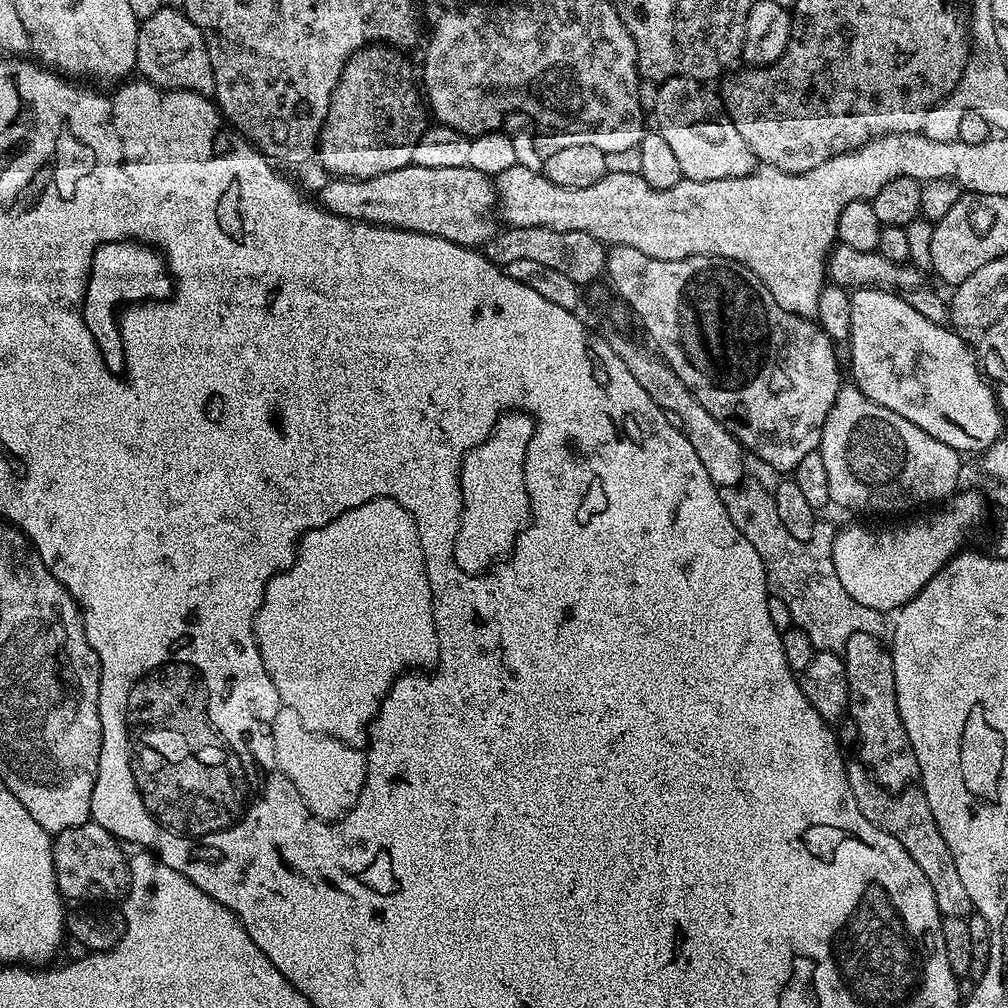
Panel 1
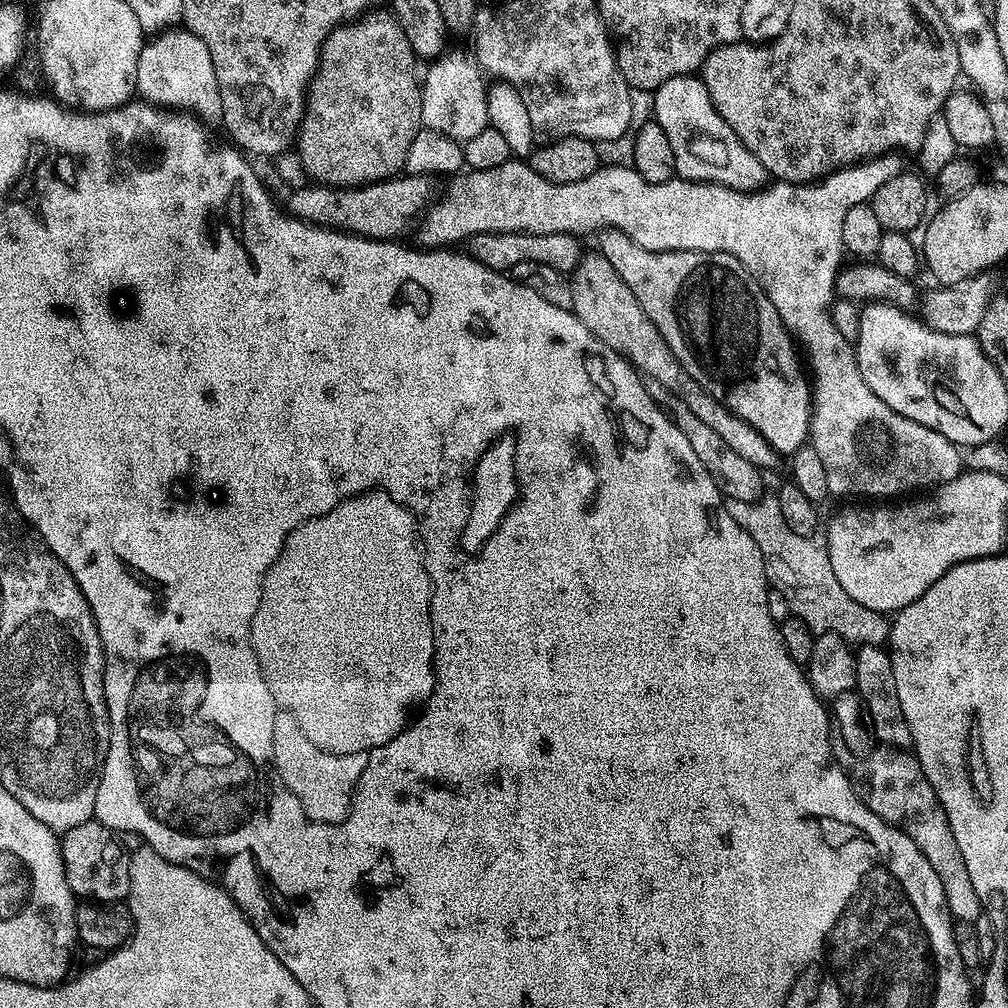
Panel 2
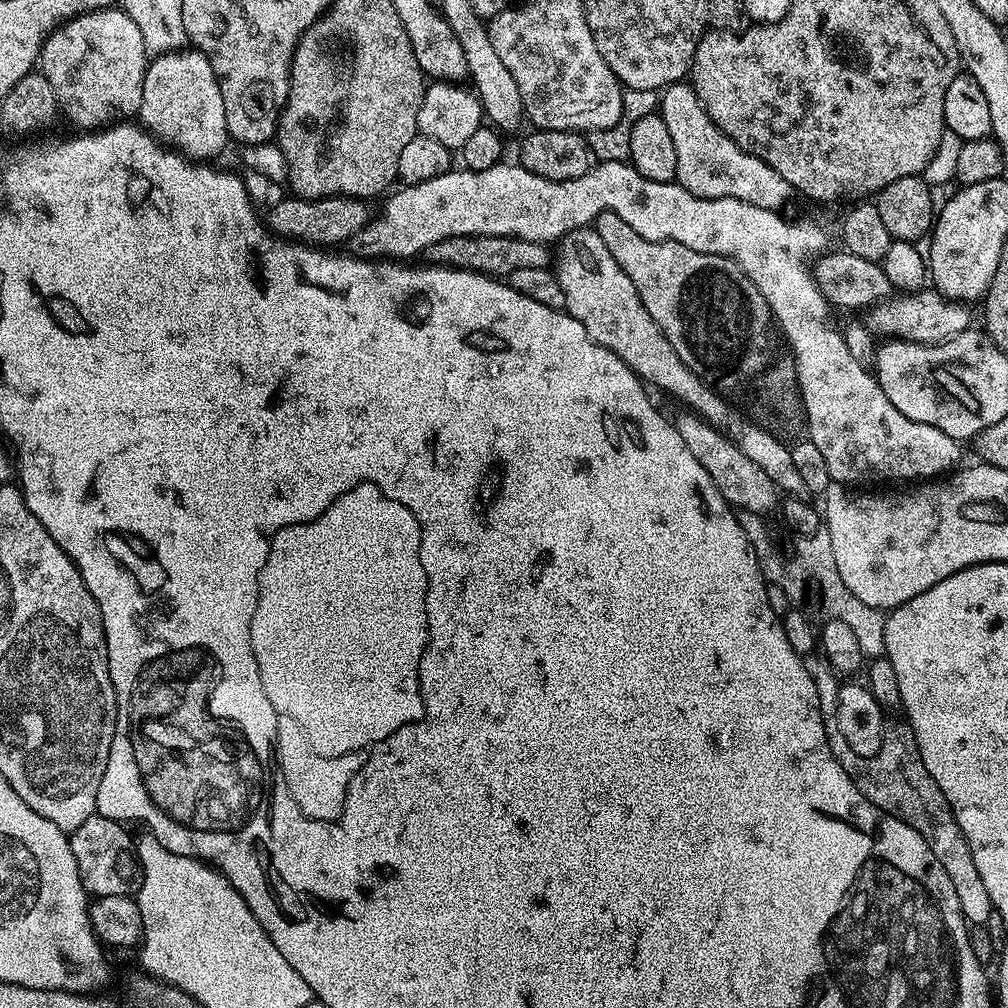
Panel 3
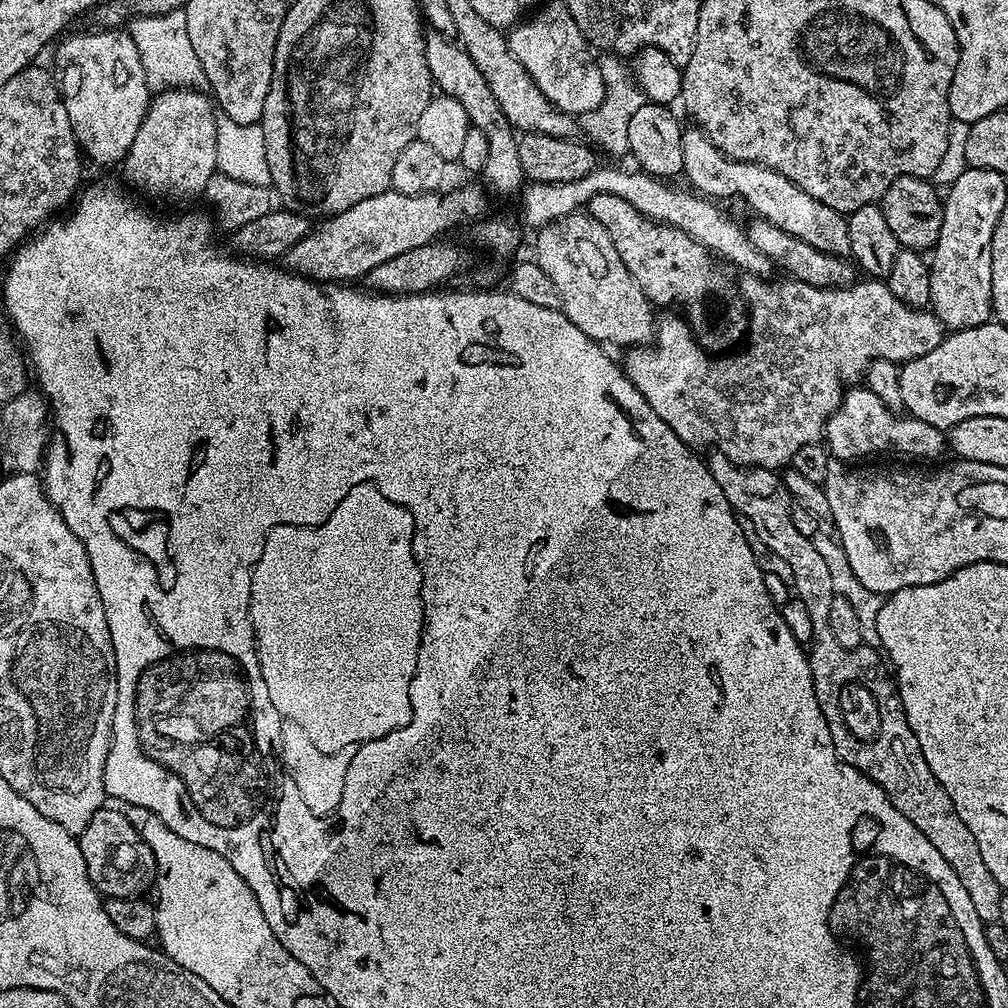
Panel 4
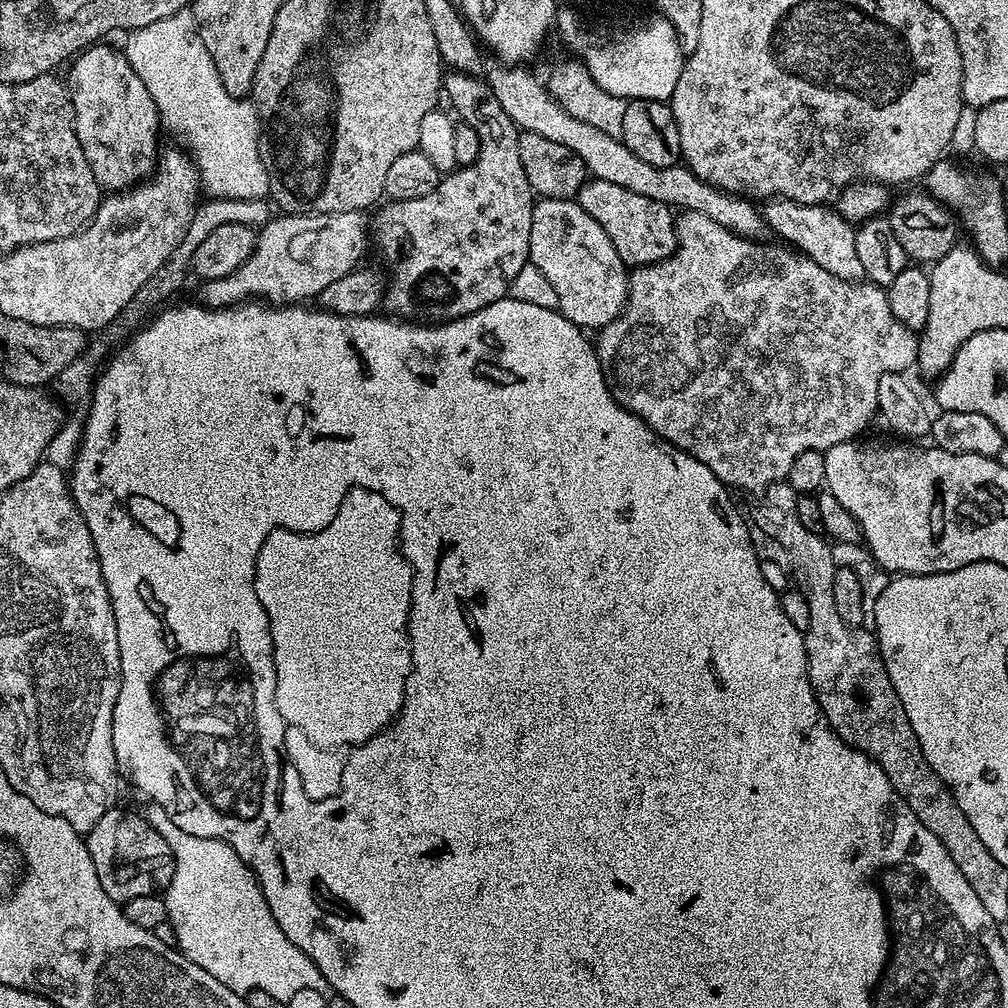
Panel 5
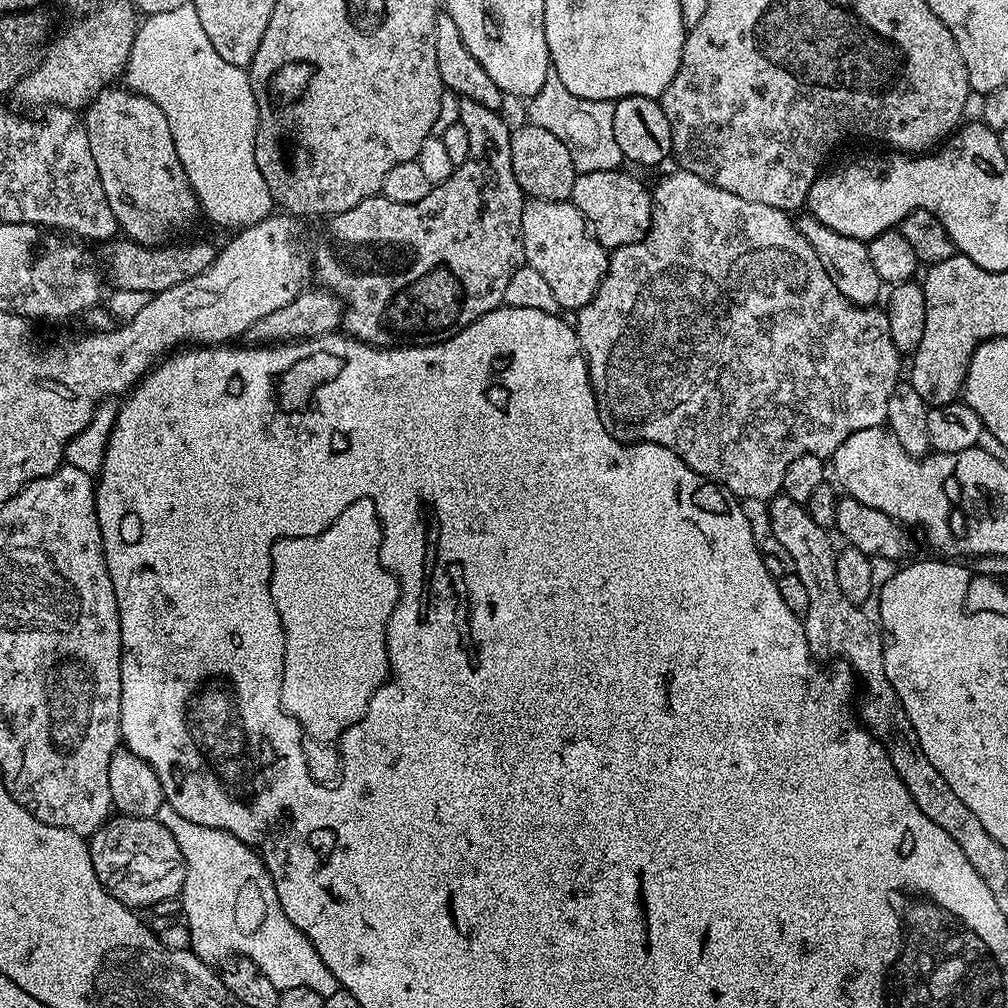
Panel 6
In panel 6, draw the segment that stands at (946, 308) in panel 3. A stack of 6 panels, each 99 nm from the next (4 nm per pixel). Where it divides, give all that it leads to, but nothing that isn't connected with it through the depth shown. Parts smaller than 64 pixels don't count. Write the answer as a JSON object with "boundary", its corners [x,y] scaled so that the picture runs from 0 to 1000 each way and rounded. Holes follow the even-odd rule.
{"boundary":[[[670,170],[665,172],[664,175],[657,176],[652,181],[651,187],[649,183],[646,188],[647,223],[643,226],[642,232],[633,240],[606,247],[603,267],[589,292],[589,296],[585,300],[581,300],[581,304],[577,304],[570,311],[571,333],[575,336],[575,346],[579,349],[579,354],[583,360],[583,370],[593,403],[593,411],[597,415],[597,423],[601,423],[601,427],[610,437],[614,437],[617,440],[652,440],[657,442],[661,446],[673,450],[673,454],[677,454],[677,458],[681,458],[681,462],[685,462],[685,466],[696,470],[701,476],[707,476],[709,480],[716,481],[721,488],[725,488],[735,497],[757,496],[762,498],[765,497],[767,492],[775,491],[780,474],[780,462],[784,462],[784,458],[788,458],[788,454],[796,454],[796,450],[808,450],[814,454],[823,454],[831,446],[831,442],[835,442],[835,438],[839,438],[839,435],[843,435],[843,431],[847,431],[851,427],[871,425],[878,420],[883,393],[887,391],[889,382],[894,380],[895,377],[895,373],[893,373],[895,350],[888,345],[887,338],[883,333],[878,307],[873,304],[845,302],[843,296],[839,296],[839,292],[835,292],[835,288],[831,288],[831,284],[827,284],[827,280],[823,280],[823,276],[819,272],[819,264],[815,264],[815,260],[812,260],[812,252],[808,252],[808,244],[804,244],[804,240],[800,240],[791,219],[783,211],[772,208],[768,204],[756,204],[756,200],[740,200],[740,196],[732,196],[732,192],[724,192],[724,188],[716,188],[688,171]]]}

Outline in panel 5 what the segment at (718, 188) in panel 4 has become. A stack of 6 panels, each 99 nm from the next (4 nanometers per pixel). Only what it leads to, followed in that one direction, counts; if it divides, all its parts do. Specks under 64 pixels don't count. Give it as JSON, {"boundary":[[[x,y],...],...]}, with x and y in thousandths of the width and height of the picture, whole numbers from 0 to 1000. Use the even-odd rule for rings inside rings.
{"boundary":[[[766,196],[759,202],[762,202],[756,206],[759,223],[765,229],[767,226],[779,243],[789,244],[799,254],[812,260],[812,264],[815,264],[815,268],[819,268],[827,276],[835,276],[842,280],[858,277],[855,259],[851,256],[851,248],[847,244],[849,226],[846,219],[840,218],[828,205],[817,202],[793,202],[777,196]]]}

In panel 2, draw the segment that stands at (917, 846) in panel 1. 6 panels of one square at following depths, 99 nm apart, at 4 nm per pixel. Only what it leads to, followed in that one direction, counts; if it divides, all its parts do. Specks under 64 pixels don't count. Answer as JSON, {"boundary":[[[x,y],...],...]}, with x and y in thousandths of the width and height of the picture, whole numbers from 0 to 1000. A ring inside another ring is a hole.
{"boundary":[[[829,729],[829,742],[833,742],[833,754],[843,758],[845,772],[842,774],[855,796],[871,812],[875,812],[883,819],[895,823],[919,847],[919,855],[927,859],[927,867],[935,874],[935,883],[938,887],[938,899],[945,914],[954,917],[968,917],[974,909],[974,898],[970,887],[962,875],[962,867],[958,863],[958,855],[954,855],[954,843],[950,843],[950,835],[946,835],[946,823],[942,823],[942,815],[938,812],[938,804],[935,796],[931,796],[931,788],[927,788],[927,780],[919,772],[915,760],[904,745],[893,740],[885,740],[881,746],[869,744],[862,750],[843,754],[842,746]]]}

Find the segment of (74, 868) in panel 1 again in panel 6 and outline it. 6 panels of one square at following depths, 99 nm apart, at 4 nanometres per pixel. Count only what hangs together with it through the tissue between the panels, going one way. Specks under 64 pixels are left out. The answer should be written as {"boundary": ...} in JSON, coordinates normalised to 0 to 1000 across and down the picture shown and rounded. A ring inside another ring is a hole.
{"boundary":[[[118,808],[112,809],[110,812],[103,814],[103,819],[96,823],[89,831],[87,846],[93,855],[93,867],[97,867],[97,875],[103,877],[103,882],[111,888],[117,895],[127,898],[132,903],[140,903],[139,901],[150,902],[153,897],[160,895],[162,892],[178,890],[179,884],[183,882],[183,848],[177,839],[177,835],[173,831],[173,827],[169,827],[169,823],[165,819],[161,819],[158,813],[148,812],[146,810],[121,810]]]}

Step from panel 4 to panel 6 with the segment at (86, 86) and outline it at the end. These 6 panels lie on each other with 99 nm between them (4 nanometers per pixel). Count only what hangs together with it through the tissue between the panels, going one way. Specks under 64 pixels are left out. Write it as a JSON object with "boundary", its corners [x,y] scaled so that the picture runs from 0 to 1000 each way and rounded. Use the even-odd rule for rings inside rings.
{"boundary":[[[108,85],[91,98],[81,118],[85,137],[89,137],[89,153],[93,157],[93,165],[97,165],[97,177],[101,177],[101,188],[118,229],[136,242],[162,243],[171,226],[181,225],[196,210],[196,199],[174,149],[173,133],[169,129],[169,121],[165,121],[165,113],[161,113],[159,106],[149,101],[149,97],[123,85]]]}

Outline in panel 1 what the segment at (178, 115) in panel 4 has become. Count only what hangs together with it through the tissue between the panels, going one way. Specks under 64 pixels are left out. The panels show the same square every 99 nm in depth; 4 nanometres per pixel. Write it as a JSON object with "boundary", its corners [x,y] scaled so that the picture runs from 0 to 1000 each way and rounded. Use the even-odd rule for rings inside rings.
{"boundary":[[[178,7],[162,8],[139,20],[135,71],[159,87],[184,87],[186,91],[210,91],[212,75],[204,42]]]}

